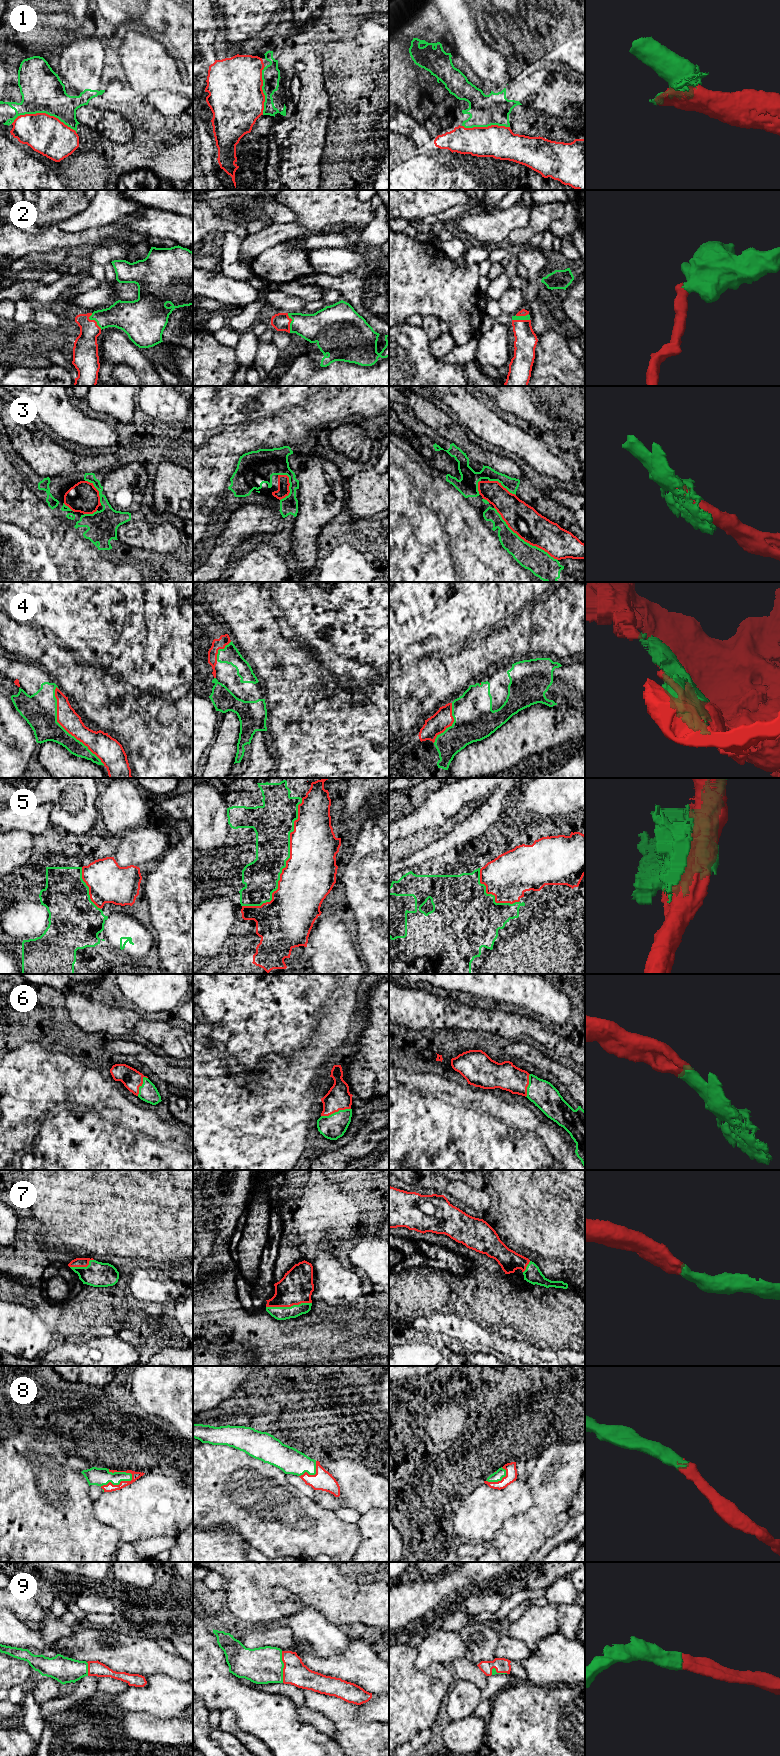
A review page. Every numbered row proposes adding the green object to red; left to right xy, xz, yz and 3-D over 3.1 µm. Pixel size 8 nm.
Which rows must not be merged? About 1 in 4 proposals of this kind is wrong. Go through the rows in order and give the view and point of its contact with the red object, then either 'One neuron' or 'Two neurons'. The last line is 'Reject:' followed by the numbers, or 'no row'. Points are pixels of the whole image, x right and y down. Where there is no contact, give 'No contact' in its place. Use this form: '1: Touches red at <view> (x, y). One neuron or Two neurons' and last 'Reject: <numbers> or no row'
1: Touches red at xy (44, 113). Two neurons
2: Touches red at xy (94, 320). One neuron
3: Touches red at yz (523, 539). One neuron
4: Touches red at xy (64, 728). One neuron
5: Touches red at xz (286, 863). Two neurons
6: Touches red at xz (335, 1111). One neuron
7: Touches red at xz (288, 1306). One neuron
8: Touches red at xy (119, 1484). One neuron
9: Touches red at xz (284, 1667). One neuron
Reject: 1, 5

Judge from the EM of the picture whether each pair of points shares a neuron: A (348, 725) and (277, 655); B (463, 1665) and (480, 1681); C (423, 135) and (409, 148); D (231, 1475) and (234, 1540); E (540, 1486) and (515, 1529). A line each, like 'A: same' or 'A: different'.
A: same
B: same
C: different
D: different
E: same

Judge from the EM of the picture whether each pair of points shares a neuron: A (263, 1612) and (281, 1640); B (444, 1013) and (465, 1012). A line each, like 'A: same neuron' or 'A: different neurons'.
A: different neurons
B: same neuron

